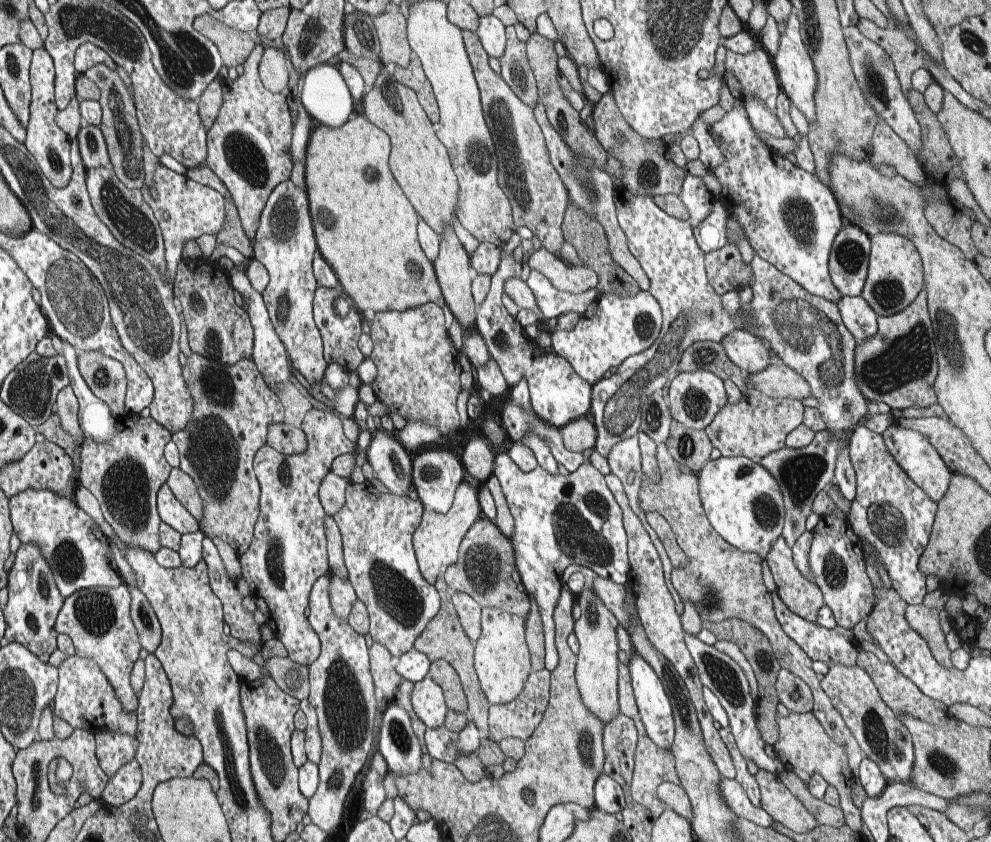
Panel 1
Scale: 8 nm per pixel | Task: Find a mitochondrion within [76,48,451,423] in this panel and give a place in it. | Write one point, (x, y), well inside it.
(126, 217)

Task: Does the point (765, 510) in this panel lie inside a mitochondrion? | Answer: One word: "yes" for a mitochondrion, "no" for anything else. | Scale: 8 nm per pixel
yes

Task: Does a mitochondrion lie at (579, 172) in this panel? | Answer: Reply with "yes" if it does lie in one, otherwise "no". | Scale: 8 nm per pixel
yes

